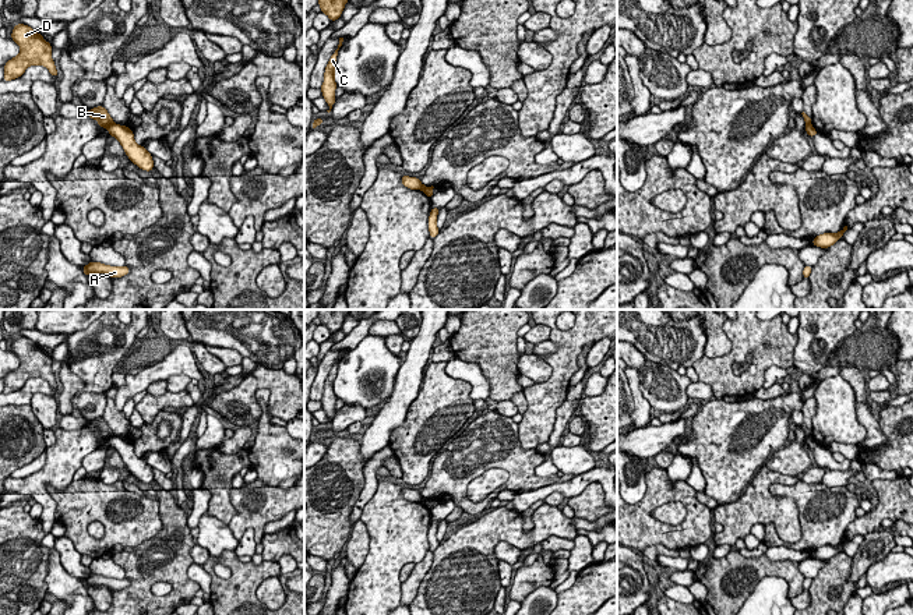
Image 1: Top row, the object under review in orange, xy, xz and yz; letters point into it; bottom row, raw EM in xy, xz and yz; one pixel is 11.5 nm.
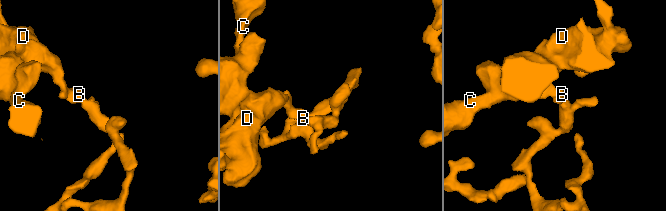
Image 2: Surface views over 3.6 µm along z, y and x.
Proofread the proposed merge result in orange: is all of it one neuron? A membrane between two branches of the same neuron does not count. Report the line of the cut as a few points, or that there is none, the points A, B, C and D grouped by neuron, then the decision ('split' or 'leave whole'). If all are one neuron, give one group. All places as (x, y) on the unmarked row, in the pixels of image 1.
cut in xy along (112, 434), (106, 439); A / B C D; split

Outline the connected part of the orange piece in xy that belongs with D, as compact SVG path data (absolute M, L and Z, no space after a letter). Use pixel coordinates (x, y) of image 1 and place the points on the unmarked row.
M17 336L11 351L21 360L20 367L4 377L3 393L21 389L29 378L43 378L53 389L59 389L52 372L52 357L40 346L28 337Z

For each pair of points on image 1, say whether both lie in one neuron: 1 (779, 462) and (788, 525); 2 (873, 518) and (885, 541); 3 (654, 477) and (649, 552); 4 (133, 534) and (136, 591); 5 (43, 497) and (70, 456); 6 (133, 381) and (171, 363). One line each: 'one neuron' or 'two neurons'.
1: two neurons
2: two neurons
3: two neurons
4: two neurons
5: one neuron
6: one neuron

